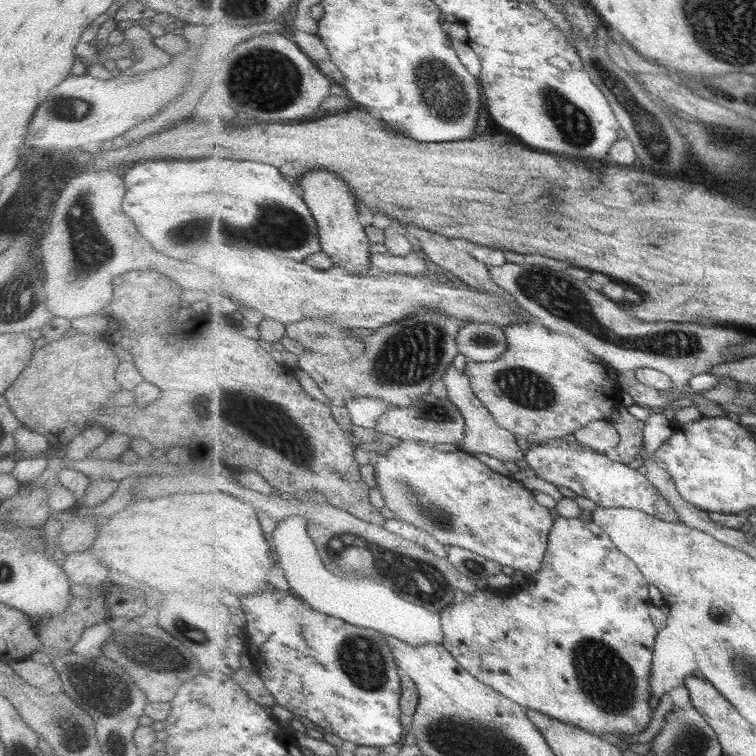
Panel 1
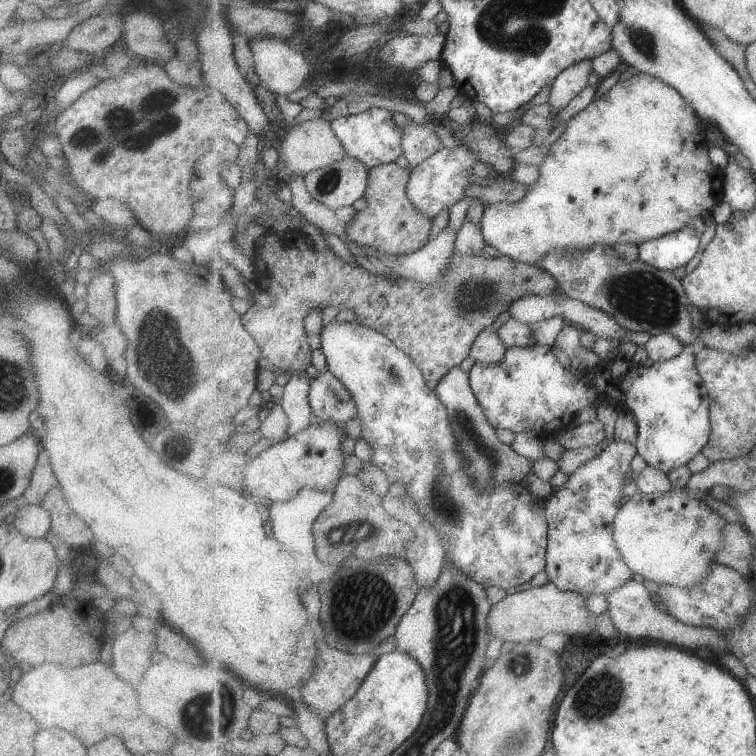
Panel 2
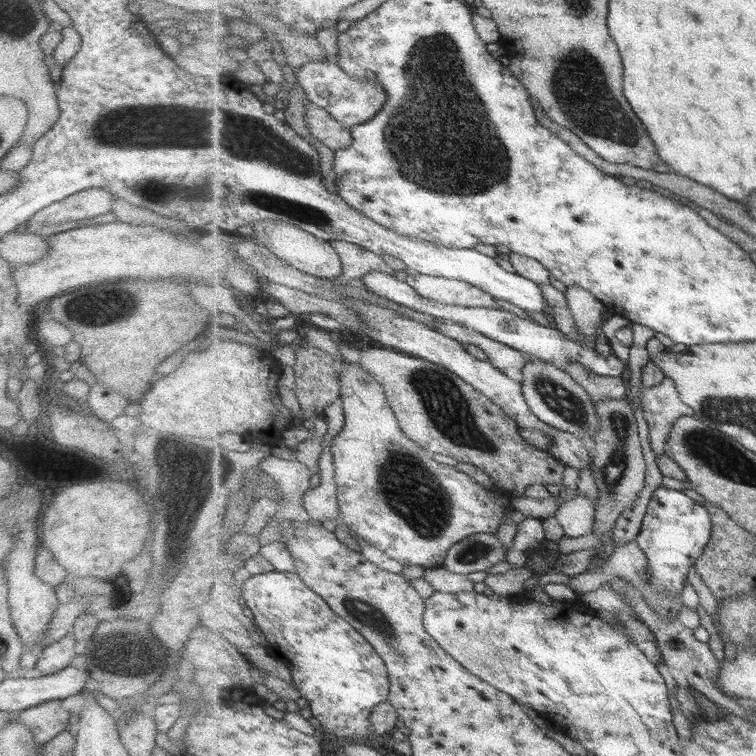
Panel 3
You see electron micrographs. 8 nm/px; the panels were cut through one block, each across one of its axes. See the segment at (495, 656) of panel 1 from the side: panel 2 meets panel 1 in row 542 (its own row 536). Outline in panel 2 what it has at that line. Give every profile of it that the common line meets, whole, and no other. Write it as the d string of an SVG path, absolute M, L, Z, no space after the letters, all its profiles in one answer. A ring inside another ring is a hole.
M614 440L597 458L573 472L564 486L547 499L545 515L550 541L546 572L560 590L579 595L611 594L636 575L627 566L615 539L613 522L621 510L625 474L632 468L638 447L633 442Z

